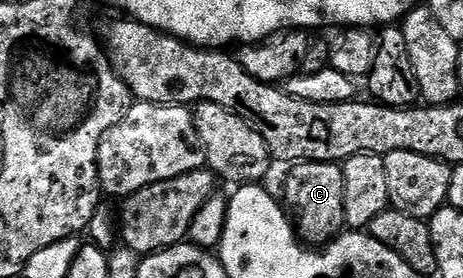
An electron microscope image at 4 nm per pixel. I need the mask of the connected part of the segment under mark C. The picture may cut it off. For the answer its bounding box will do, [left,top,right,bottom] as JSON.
[284,160,345,246]

